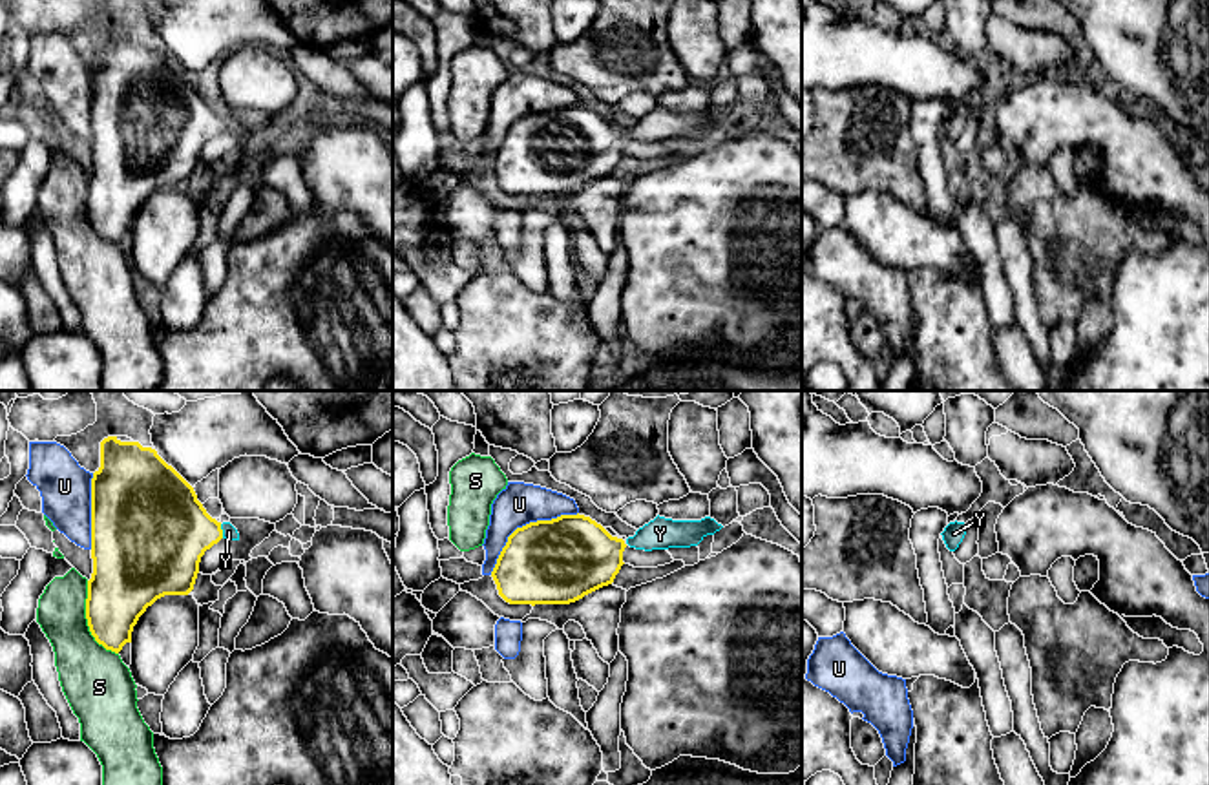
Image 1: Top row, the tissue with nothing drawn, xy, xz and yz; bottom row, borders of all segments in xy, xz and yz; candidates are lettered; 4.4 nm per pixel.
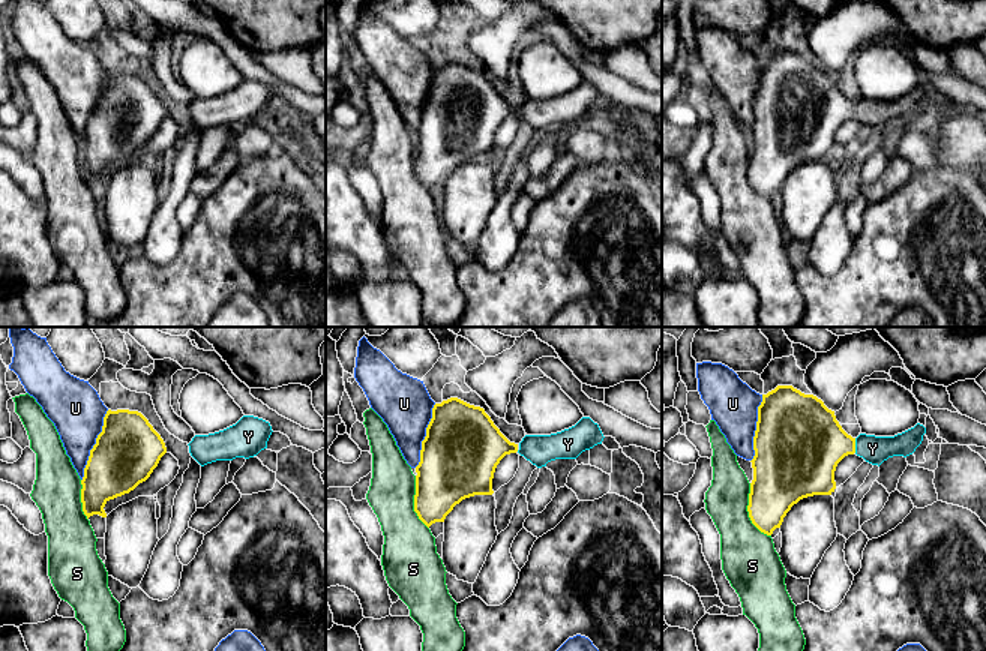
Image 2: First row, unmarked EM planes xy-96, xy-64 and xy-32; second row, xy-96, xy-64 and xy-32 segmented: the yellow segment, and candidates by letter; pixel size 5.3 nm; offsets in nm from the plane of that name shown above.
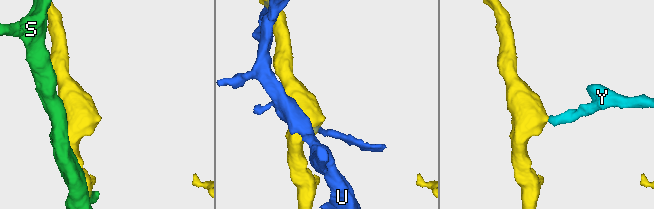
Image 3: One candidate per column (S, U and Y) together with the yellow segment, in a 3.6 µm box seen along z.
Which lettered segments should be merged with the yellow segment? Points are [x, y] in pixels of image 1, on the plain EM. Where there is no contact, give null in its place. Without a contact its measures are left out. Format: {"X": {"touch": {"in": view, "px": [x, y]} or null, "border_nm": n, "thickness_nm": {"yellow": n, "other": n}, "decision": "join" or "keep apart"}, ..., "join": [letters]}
{"S": {"touch": {"in": "xy", "px": [88, 212]}, "border_nm": 360, "thickness_nm": {"yellow": 300, "other": 280}, "decision": "keep apart"}, "U": {"touch": {"in": "xz", "px": [526, 115]}, "border_nm": 480, "thickness_nm": {"yellow": 380, "other": 190}, "decision": "keep apart"}, "Y": {"touch": {"in": "xy", "px": [221, 123]}, "border_nm": 70, "thickness_nm": {"yellow": 400, "other": 60}, "decision": "join"}, "join": ["Y"]}

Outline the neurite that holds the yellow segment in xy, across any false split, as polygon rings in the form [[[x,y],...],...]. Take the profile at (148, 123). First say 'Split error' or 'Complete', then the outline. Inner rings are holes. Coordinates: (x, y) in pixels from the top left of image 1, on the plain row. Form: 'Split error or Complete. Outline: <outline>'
Split error. Outline: [[[108,27],[100,33],[100,58],[91,69],[91,150],[86,210],[91,226],[119,245],[131,234],[139,208],[164,186],[188,186],[199,153],[221,130],[239,131],[230,113],[212,110],[194,78],[155,40]]]

